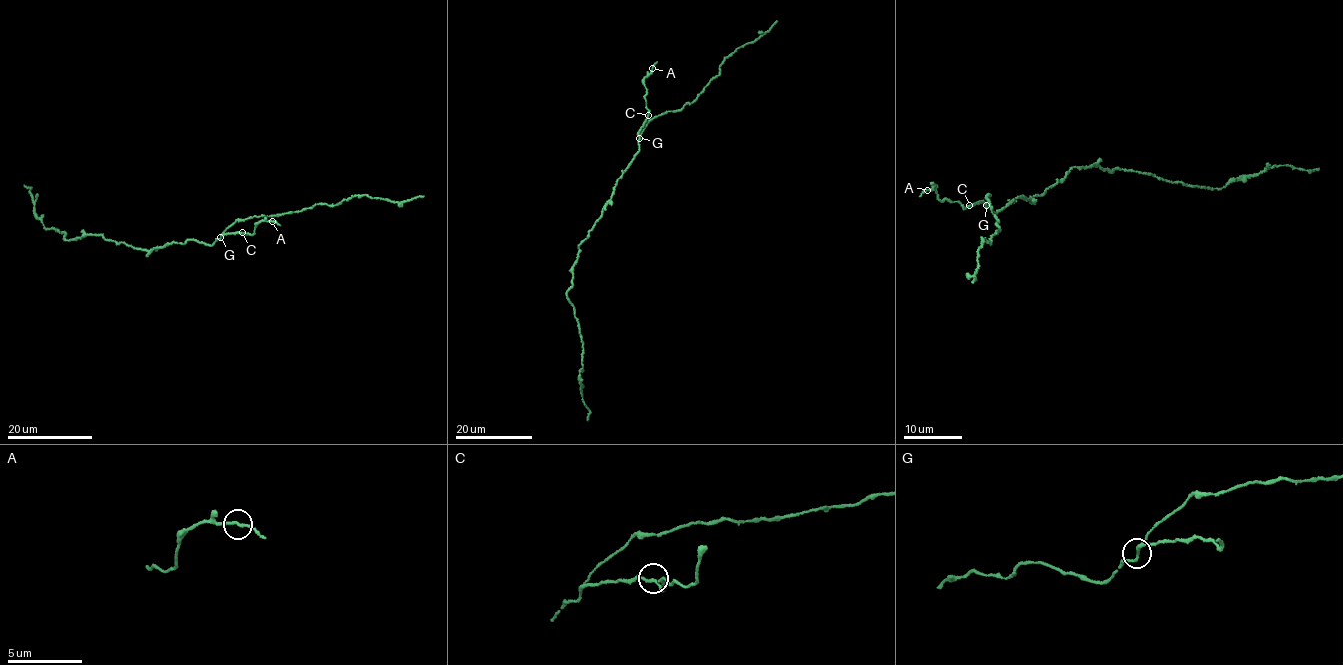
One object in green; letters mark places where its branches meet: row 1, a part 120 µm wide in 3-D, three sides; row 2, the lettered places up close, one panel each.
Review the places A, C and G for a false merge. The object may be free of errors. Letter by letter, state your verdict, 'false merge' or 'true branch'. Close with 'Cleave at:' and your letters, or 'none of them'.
A: true branch
C: true branch
G: false merge
Cleave at: G

